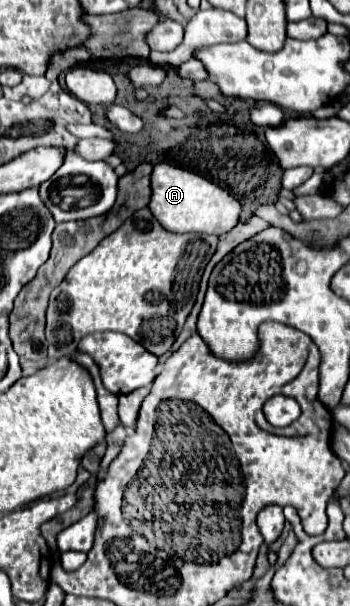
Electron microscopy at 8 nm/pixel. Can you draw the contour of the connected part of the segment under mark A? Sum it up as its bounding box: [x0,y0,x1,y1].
[150,163,242,235]

